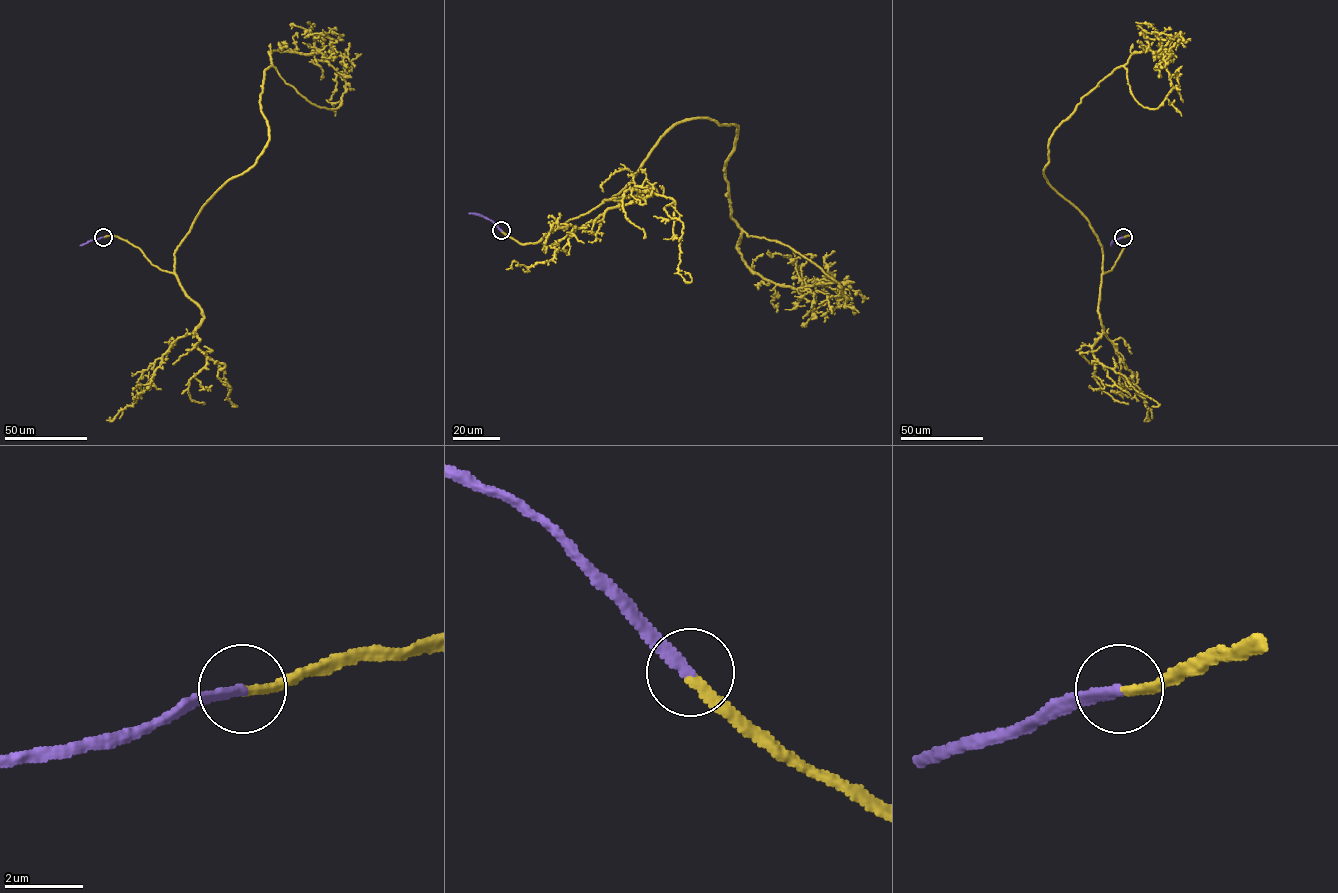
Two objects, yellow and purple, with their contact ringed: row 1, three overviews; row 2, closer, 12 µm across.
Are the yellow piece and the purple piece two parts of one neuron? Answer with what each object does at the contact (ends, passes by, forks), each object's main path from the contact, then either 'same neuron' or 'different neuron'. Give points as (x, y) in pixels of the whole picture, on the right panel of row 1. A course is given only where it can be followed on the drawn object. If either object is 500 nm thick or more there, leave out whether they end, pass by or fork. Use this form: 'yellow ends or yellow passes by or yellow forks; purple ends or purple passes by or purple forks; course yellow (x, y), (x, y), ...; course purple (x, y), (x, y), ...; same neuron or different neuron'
yellow ends; purple ends; course yellow (1122, 237), (1103, 273), (1090, 223), (1044, 176), (1048, 142), (1123, 66), (1157, 109), (1173, 53); course purple (1122, 237), (1110, 245); same neuron

